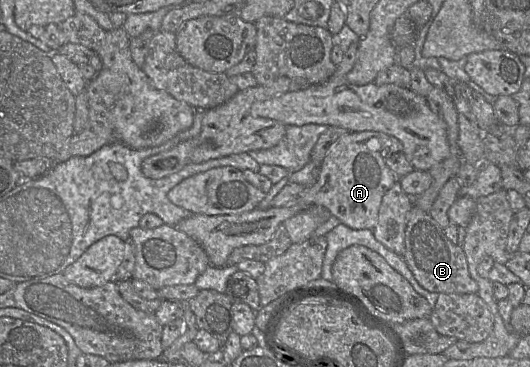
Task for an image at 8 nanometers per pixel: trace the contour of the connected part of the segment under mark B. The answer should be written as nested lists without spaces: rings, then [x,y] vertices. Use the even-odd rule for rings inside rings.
[[[414,204],[408,212],[404,244],[402,257],[423,288],[436,293],[478,294],[478,284],[469,274],[463,248],[448,239],[444,228],[432,218],[429,212],[423,211]]]

